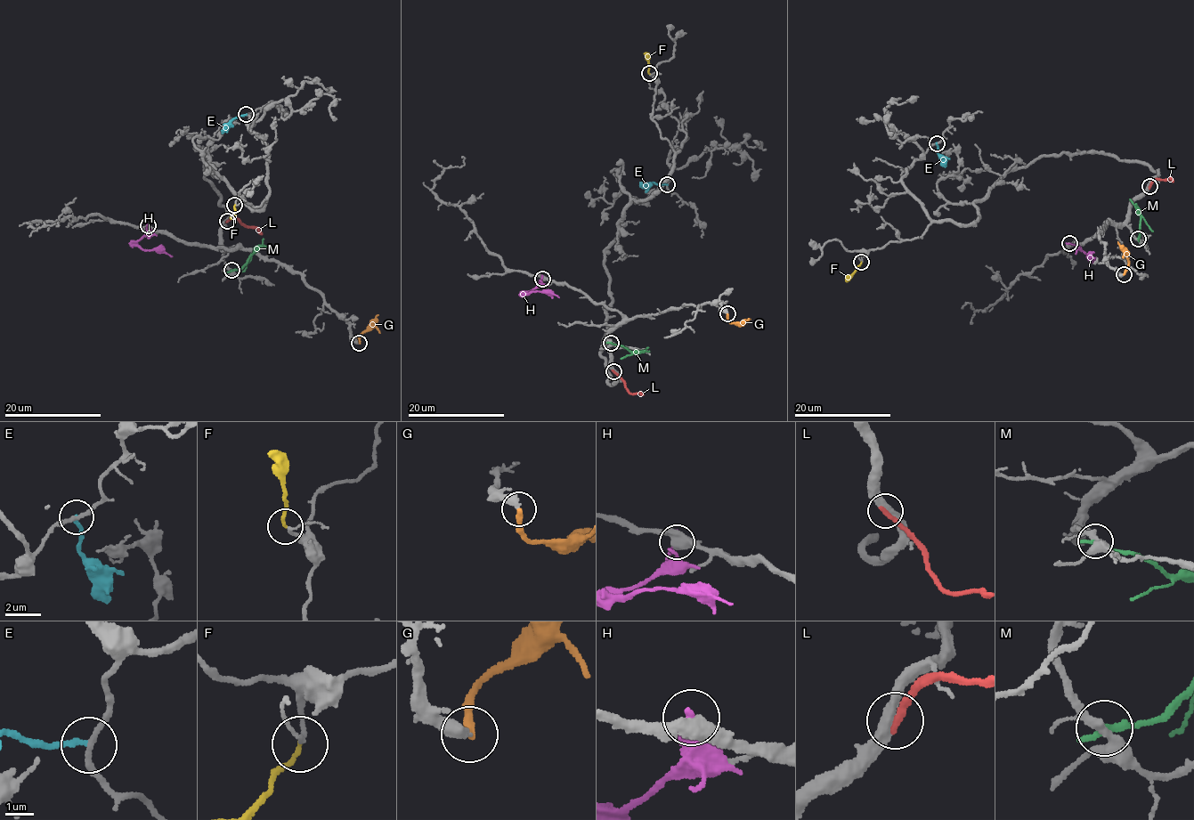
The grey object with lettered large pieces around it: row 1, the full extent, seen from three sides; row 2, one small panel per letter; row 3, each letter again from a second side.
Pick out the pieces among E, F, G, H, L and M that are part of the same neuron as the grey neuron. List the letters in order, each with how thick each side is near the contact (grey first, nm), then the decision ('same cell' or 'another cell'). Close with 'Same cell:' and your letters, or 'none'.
E: 200 nm thick on the grey side, 190 nm on the other; another cell
F: 130 nm thick on the grey side, 160 nm on the other; same cell
G: 440 nm thick on the grey side, 280 nm on the other; another cell
H: 550 nm thick on the grey side, 280 nm on the other; another cell
L: 440 nm thick on the grey side, 320 nm on the other; same cell
M: 300 nm thick on the grey side, 320 nm on the other; another cell
Same cell: F, L

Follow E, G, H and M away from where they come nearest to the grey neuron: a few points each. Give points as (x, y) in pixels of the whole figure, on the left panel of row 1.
E: (246, 114), (234, 117), (222, 133)
G: (359, 343), (362, 333), (375, 327), (379, 332)
H: (147, 226), (147, 231), (137, 243), (144, 250), (162, 250), (172, 255)
M: (231, 270), (239, 269), (256, 252), (263, 239)

